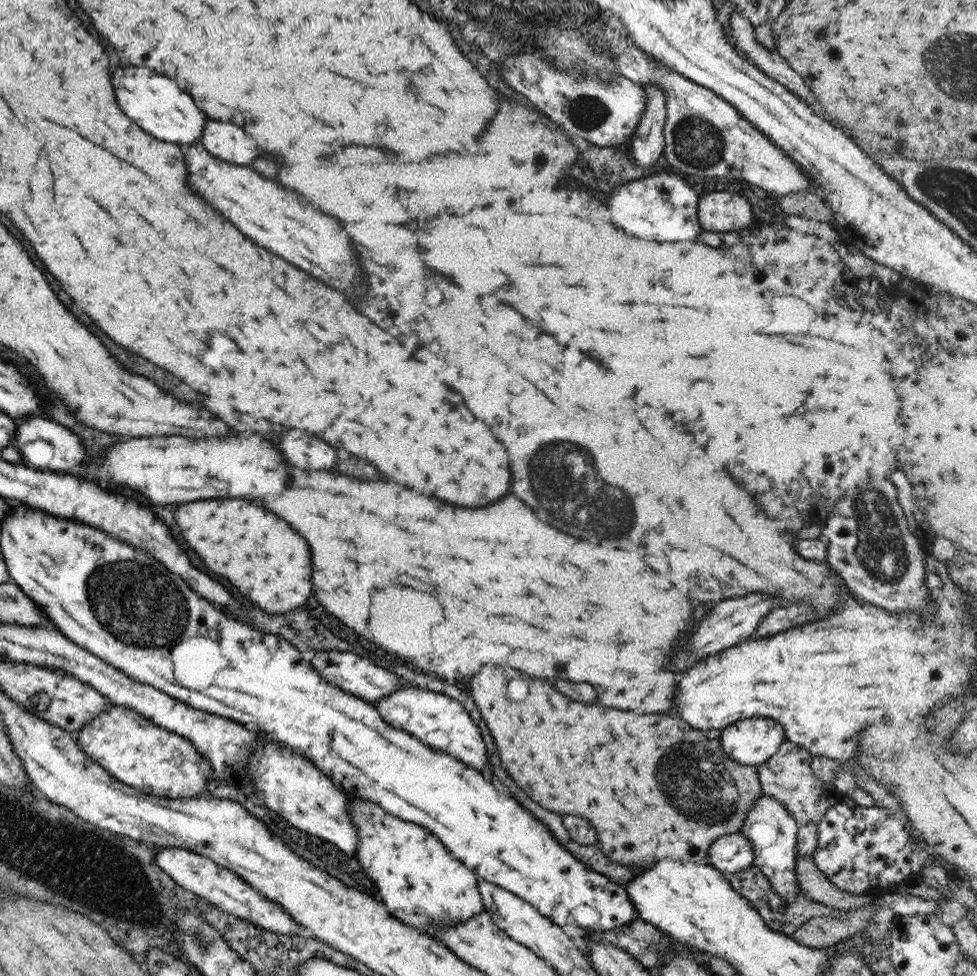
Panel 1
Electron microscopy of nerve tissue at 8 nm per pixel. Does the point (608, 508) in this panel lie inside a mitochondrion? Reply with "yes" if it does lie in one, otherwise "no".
yes

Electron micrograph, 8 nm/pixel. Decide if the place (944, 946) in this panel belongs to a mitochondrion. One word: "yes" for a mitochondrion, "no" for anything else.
no

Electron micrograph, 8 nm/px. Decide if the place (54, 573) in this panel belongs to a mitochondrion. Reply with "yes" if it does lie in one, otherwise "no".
no

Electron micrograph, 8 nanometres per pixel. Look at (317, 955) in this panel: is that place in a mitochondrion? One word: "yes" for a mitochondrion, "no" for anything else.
no

